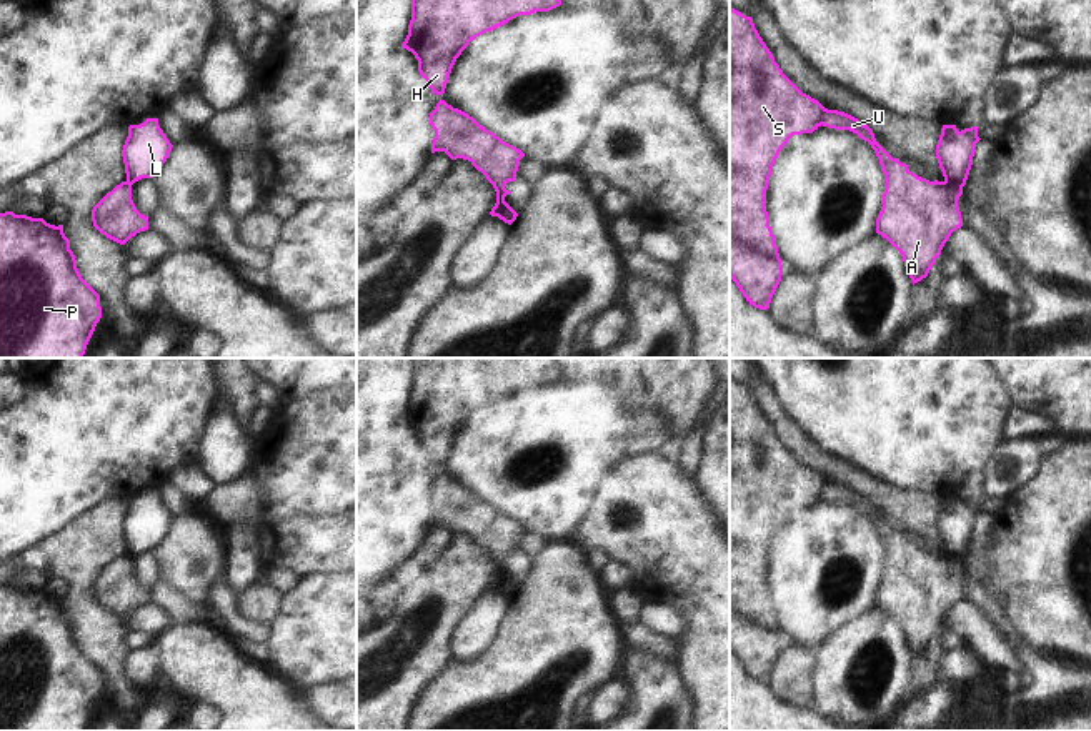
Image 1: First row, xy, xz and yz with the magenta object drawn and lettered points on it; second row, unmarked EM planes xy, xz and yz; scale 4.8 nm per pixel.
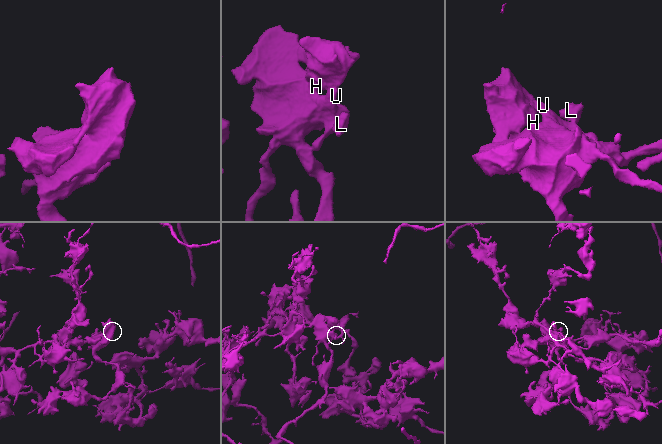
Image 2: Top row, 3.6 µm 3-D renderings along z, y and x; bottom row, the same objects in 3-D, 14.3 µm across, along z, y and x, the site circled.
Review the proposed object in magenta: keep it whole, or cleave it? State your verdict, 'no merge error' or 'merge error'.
merge error

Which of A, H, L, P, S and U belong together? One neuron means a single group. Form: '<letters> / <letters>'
A H P S U / L

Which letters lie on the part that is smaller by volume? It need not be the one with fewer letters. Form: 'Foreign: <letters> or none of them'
Foreign: L

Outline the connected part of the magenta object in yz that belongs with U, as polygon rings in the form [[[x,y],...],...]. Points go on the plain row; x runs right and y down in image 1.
[[[730,380],[730,651],[755,681],[770,681],[783,648],[766,584],[771,541],[793,508],[813,506],[821,498],[849,503],[874,523],[886,553],[876,606],[901,626],[913,658],[928,649],[951,606],[963,599],[958,581],[963,561],[918,549],[876,515],[868,498],[803,466],[775,435],[753,391]]]

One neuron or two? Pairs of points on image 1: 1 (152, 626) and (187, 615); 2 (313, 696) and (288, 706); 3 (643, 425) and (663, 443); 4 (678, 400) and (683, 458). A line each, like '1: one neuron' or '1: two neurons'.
1: two neurons
2: two neurons
3: one neuron
4: two neurons

